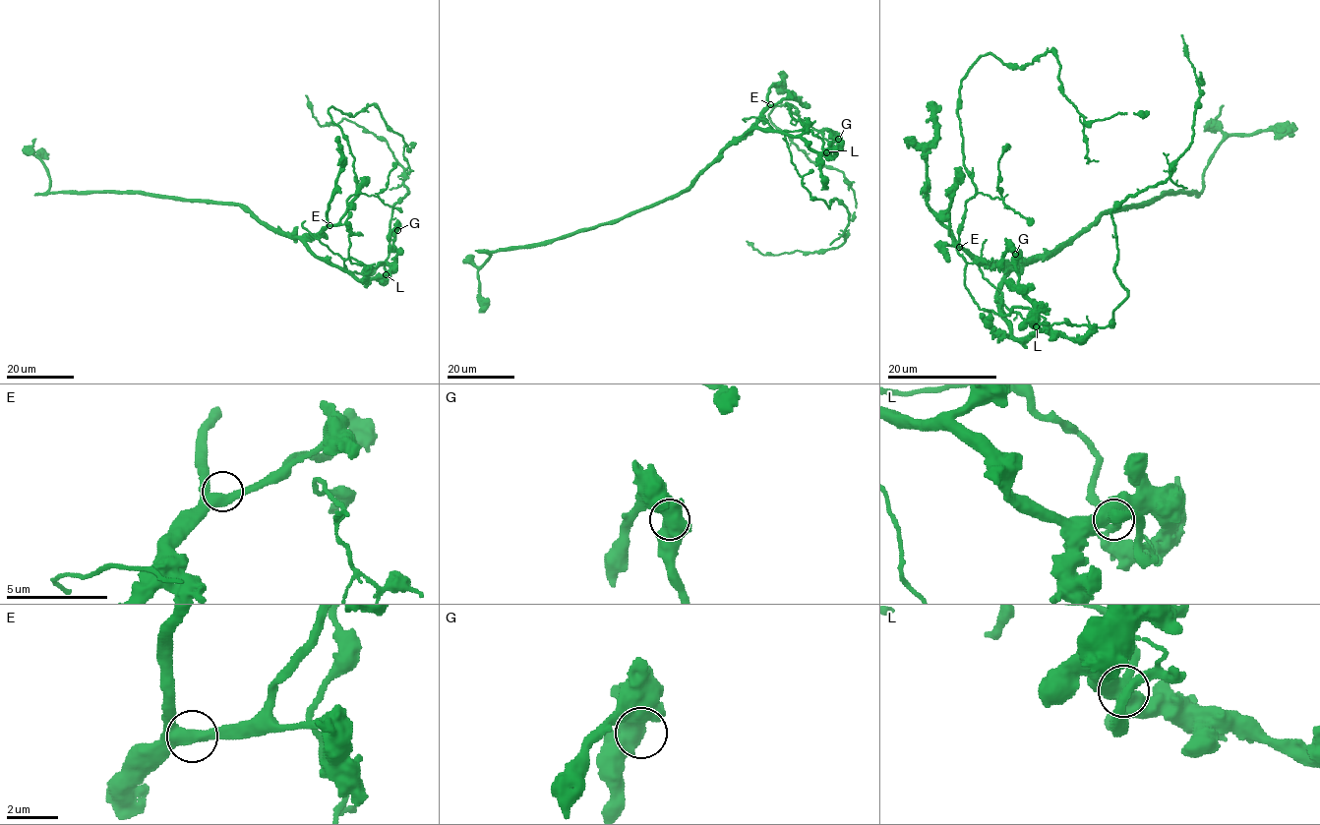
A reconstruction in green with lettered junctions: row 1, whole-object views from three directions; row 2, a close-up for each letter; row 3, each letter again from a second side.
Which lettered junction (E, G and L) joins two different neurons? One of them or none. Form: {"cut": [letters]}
{"cut": ["L"]}

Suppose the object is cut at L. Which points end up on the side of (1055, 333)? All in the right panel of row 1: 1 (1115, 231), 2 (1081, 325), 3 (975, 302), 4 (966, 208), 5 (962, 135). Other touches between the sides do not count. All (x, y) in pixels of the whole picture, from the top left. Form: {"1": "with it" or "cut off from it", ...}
{"1": "cut off from it", "2": "cut off from it", "3": "cut off from it", "4": "cut off from it", "5": "cut off from it"}

